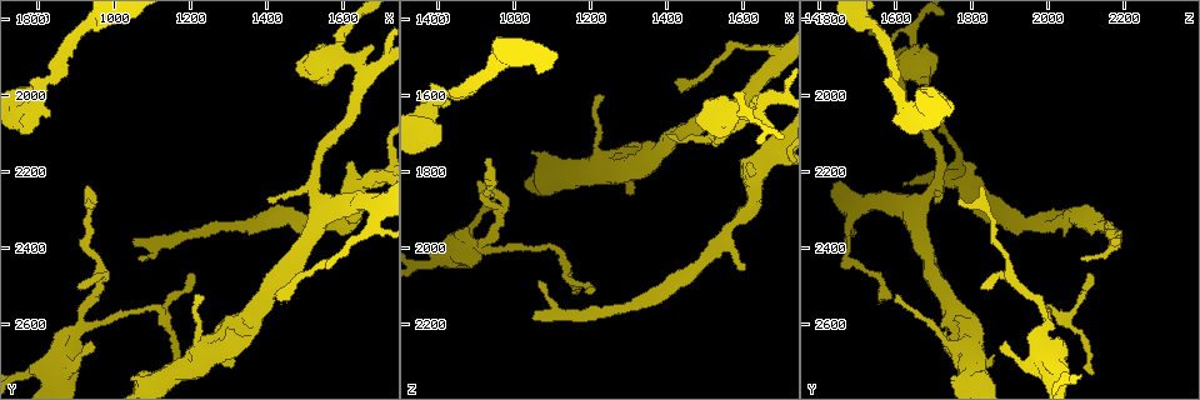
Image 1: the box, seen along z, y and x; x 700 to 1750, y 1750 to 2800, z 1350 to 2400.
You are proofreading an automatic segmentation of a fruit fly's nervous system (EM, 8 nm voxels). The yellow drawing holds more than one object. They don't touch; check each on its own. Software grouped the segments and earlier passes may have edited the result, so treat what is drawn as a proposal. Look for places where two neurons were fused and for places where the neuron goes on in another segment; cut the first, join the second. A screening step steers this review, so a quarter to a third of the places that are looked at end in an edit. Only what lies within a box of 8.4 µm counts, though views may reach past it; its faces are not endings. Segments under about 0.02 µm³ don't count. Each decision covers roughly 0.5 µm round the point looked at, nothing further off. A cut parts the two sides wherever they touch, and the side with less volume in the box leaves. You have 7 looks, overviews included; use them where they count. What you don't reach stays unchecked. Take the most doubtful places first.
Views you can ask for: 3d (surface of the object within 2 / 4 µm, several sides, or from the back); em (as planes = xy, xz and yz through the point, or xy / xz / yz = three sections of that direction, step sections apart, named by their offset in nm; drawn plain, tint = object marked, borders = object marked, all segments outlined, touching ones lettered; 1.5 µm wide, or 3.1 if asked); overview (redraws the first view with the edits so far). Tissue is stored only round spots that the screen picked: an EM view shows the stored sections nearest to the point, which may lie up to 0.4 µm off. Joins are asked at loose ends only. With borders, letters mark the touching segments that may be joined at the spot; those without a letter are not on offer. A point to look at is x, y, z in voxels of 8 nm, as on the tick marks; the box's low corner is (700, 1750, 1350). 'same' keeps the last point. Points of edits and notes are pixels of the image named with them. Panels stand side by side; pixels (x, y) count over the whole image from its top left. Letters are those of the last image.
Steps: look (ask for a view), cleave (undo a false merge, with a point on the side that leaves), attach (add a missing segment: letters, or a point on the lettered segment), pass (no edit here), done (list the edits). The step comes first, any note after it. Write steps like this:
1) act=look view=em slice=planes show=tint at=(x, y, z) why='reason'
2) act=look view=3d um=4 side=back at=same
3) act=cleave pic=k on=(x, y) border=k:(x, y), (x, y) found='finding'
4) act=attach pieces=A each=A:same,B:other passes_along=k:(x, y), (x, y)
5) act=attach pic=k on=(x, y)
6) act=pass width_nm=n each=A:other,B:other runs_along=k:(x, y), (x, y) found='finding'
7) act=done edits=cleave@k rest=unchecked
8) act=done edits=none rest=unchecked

act=look view=em slice=planes show=borders at=(775, 2070, 1635) why='abrupt turn'

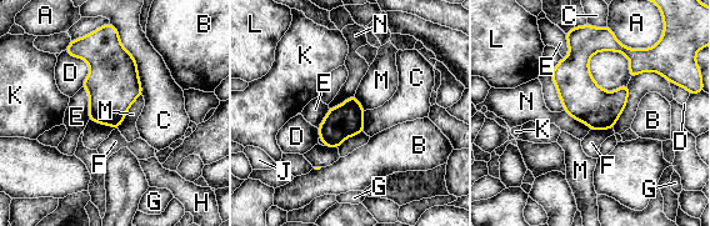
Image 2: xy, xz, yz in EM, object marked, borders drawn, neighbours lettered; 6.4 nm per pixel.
act=pass each=A:other,B:other,C:other,D:other,E:other,F:other,G:other,H:other,J:other,K:other,L:other,M:other,N:other runs_along=2:(663, 71), (615, 45), (591, 45), (555, 78) found='all the same neuron'

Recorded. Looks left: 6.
act=look view=3d um=4 at=(1050, 2400, 2180) why='thin end'

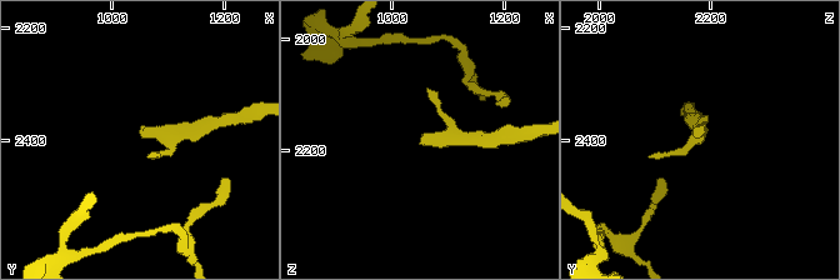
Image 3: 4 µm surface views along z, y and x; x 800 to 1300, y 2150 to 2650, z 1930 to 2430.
act=look view=em um=3.1 slice=yz step=16 show=borders at=(1050, 2400, 2180)

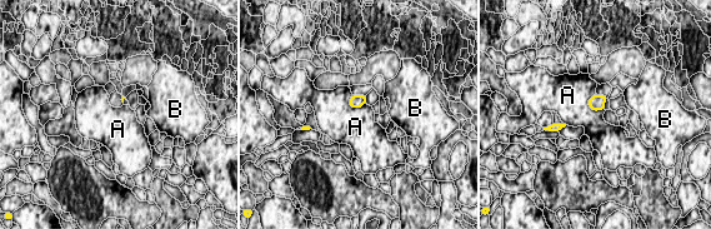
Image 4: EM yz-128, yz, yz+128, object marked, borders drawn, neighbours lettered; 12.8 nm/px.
act=pass longest_contact=A:260nm each=A:other,B:other border=4:(587, 100), (592, 109), (604, 109) found='no lettered segment goes on from it'

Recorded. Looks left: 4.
act=look view=em slice=xy step=4 show=plain at=(1105, 2560, 2000) why='abrupt turn'

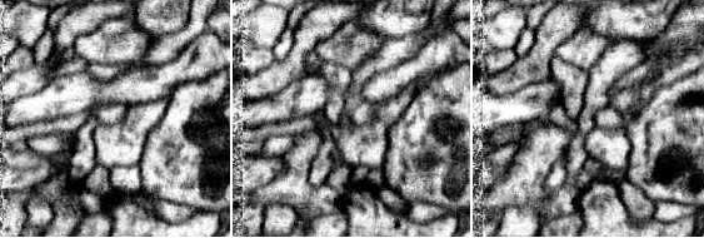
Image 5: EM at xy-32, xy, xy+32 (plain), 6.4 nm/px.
act=look view=em slice=xy step=4 show=borders at=same why='see the neighbours'

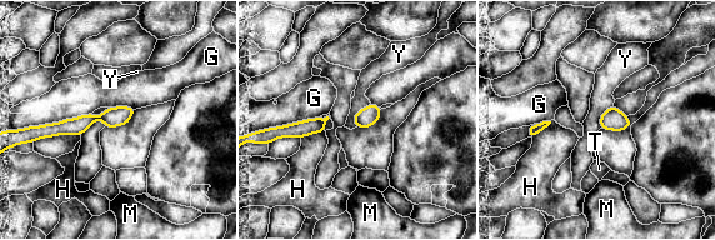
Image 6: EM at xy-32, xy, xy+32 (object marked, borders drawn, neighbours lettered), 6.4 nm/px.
act=pass each=G:other,H:other,M:other,T:other,Y:other found='one neuron here'

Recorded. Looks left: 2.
act=done edits=none rest=unchecked

